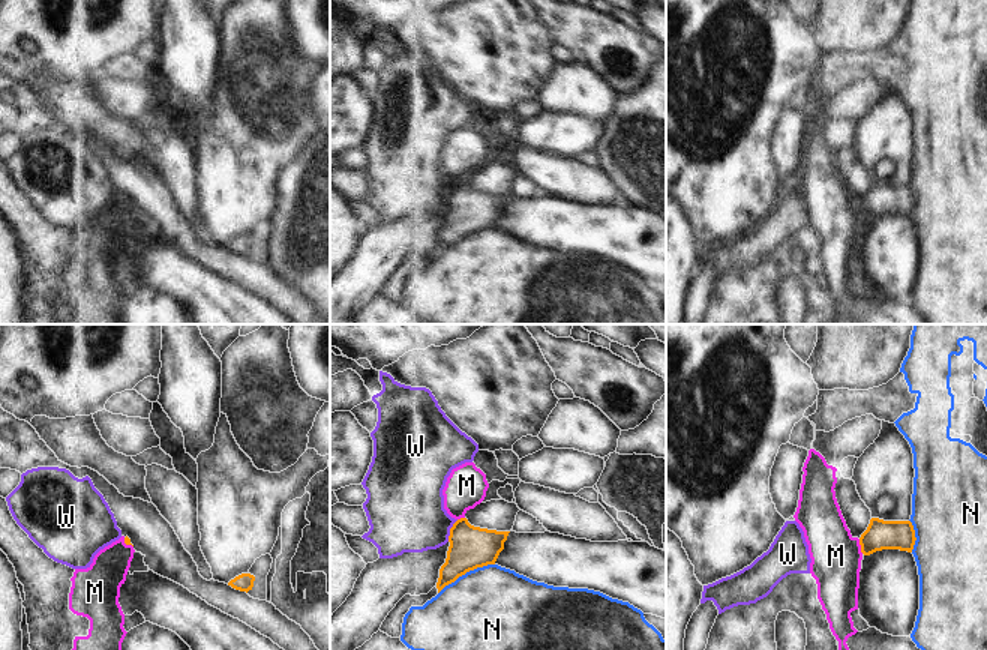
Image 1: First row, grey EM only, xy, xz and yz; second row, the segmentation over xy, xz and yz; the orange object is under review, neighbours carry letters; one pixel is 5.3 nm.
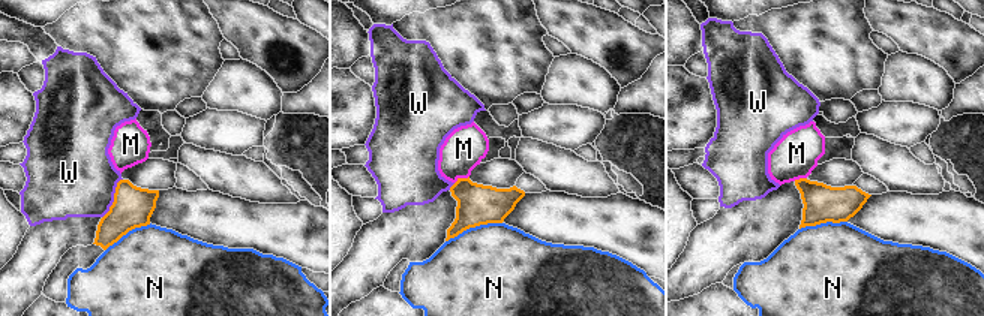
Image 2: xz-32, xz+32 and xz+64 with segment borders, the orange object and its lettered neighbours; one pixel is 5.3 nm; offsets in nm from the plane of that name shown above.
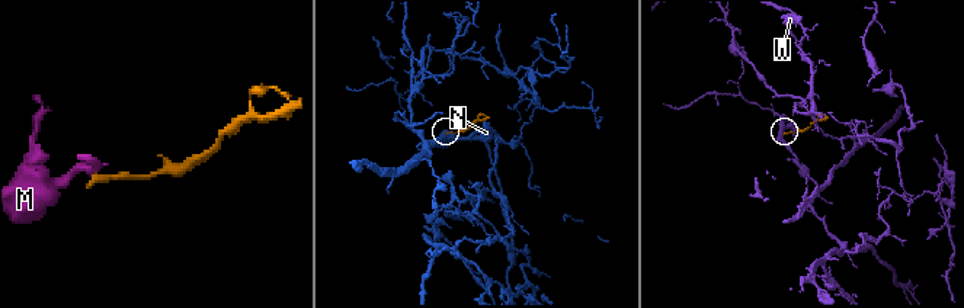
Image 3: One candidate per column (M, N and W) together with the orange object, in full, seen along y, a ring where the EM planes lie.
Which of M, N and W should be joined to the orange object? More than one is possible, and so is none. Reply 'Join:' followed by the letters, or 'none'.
Join: none

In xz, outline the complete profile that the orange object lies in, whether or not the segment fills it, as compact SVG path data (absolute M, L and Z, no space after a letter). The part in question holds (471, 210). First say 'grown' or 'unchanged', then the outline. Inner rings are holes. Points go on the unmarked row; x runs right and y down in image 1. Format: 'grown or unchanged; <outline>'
grown; M466 182L458 183L450 192L450 210L446 227L440 233L436 249L428 258L405 258L388 276L380 294L392 302L400 302L404 281L411 270L423 270L446 249L454 246L466 236L495 228L500 216L504 213L508 197L474 191Z

